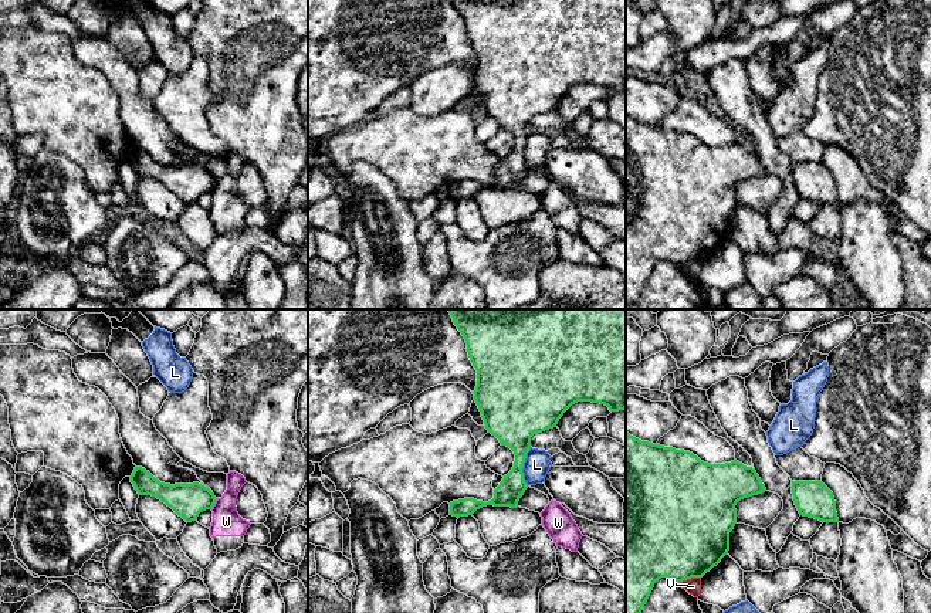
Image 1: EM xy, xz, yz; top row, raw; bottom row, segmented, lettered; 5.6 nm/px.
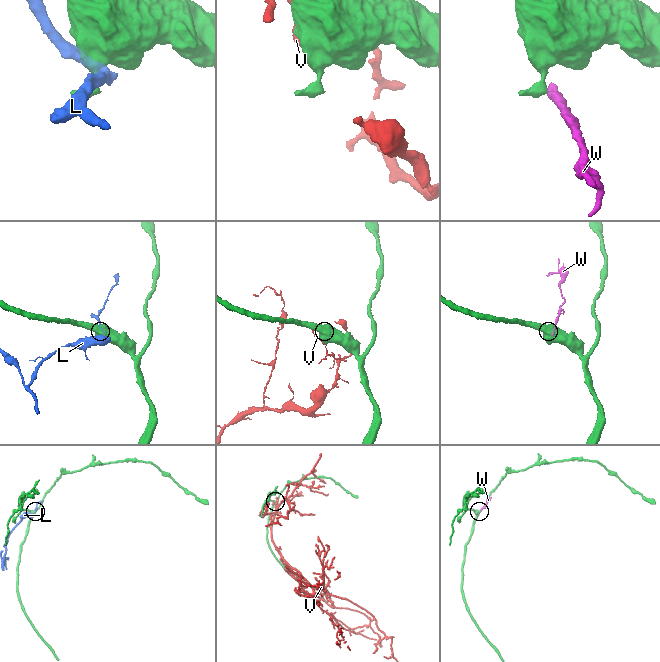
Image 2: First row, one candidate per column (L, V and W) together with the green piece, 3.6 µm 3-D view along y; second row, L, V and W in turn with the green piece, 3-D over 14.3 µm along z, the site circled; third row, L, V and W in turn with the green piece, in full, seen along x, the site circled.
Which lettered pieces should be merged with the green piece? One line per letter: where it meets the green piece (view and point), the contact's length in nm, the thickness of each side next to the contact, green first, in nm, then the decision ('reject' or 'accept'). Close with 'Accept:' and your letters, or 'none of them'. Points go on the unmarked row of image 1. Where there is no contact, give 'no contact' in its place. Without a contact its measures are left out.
L: xz (522, 149) | 220 nm | 240/150 nm | reject
V: yz (689, 260) | 130 nm | 500/90 nm | reject
W: xy (215, 185) | 80 nm | 190/160 nm | reject
Accept: none of them

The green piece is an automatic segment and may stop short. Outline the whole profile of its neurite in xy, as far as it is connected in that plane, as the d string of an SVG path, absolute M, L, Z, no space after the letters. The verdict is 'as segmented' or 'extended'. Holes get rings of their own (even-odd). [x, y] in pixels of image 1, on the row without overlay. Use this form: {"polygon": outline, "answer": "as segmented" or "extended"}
{"polygon": "M135 149L131 165L139 177L156 179L186 204L196 203L202 193L213 192L217 183L214 176L199 165L165 166L142 149Z", "answer": "as segmented"}

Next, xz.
{"polygon": "M453 0L467 26L468 40L477 53L474 82L481 94L485 111L501 128L515 136L512 152L504 158L488 184L464 180L450 184L450 197L468 199L477 192L494 189L517 190L528 170L524 162L524 145L531 131L531 119L556 109L563 95L578 84L600 85L610 94L626 91L626 0Z", "answer": "as segmented"}

